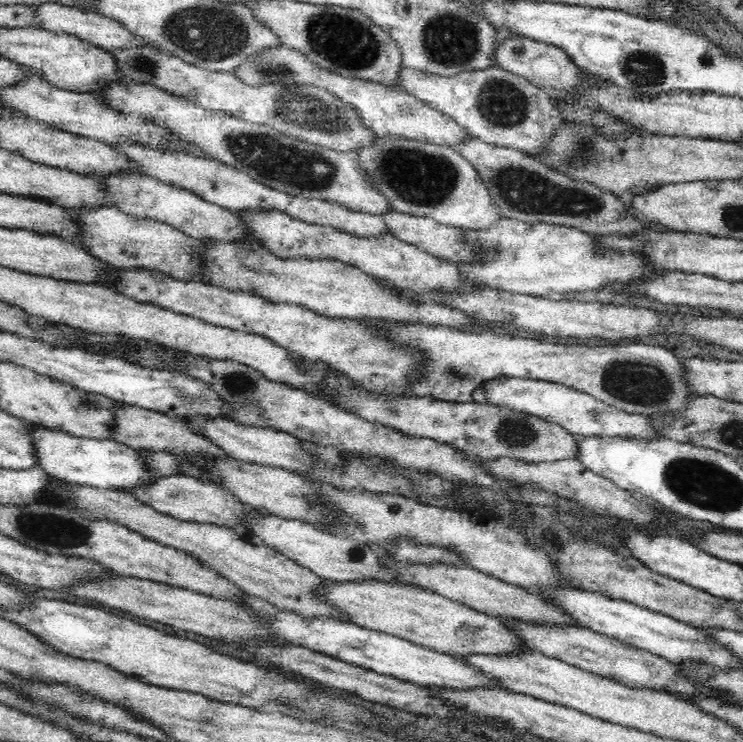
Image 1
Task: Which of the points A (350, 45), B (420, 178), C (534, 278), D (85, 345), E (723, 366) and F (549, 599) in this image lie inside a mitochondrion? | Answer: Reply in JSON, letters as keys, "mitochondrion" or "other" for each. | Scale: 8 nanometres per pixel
{"A":"mitochondrion","B":"mitochondrion","C":"other","D":"other","E":"other","F":"other"}

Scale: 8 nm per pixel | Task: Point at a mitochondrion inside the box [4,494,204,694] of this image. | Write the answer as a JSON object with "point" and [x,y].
{"point":[41,527]}

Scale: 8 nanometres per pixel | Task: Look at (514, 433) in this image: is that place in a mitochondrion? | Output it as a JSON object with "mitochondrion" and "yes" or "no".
{"mitochondrion":"yes"}

